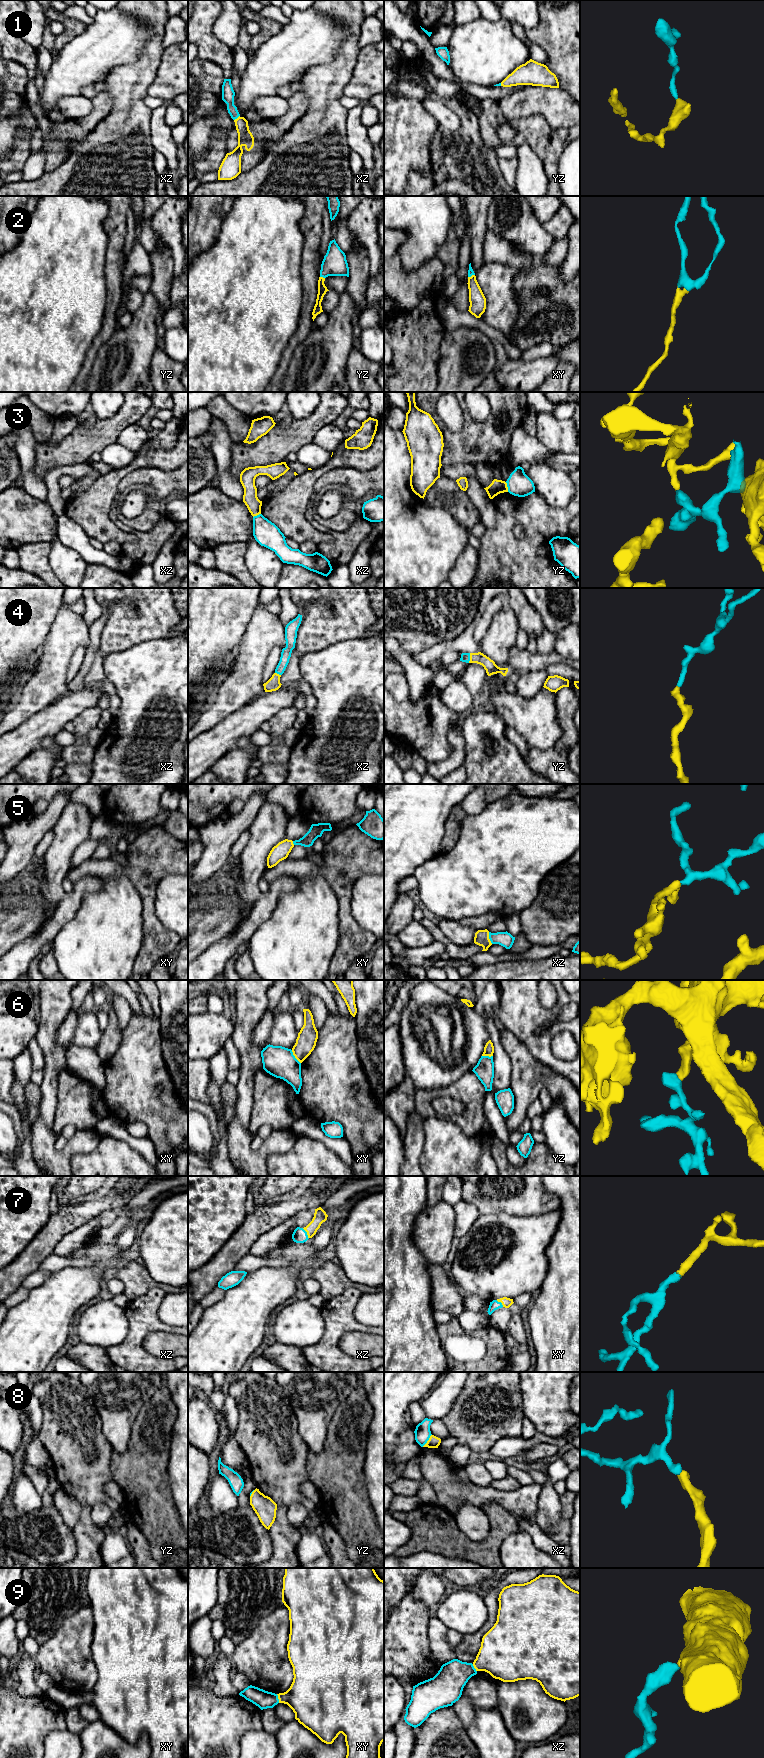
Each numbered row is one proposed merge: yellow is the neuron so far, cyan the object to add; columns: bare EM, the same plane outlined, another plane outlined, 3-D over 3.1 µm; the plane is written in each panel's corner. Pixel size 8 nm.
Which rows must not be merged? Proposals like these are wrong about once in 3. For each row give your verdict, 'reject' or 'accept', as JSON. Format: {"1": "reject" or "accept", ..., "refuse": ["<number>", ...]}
{"1": "accept", "2": "accept", "3": "reject", "4": "accept", "5": "accept", "6": "reject", "7": "accept", "8": "reject", "9": "accept", "refuse": ["3", "6", "8"]}

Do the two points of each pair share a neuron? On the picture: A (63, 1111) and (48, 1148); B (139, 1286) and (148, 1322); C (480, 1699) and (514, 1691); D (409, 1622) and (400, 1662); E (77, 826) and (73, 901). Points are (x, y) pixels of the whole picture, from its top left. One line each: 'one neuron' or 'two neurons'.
A: two neurons
B: two neurons
C: two neurons
D: one neuron
E: two neurons

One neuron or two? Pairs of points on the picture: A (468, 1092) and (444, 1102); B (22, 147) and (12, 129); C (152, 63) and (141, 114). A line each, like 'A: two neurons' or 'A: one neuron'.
A: two neurons
B: two neurons
C: one neuron

